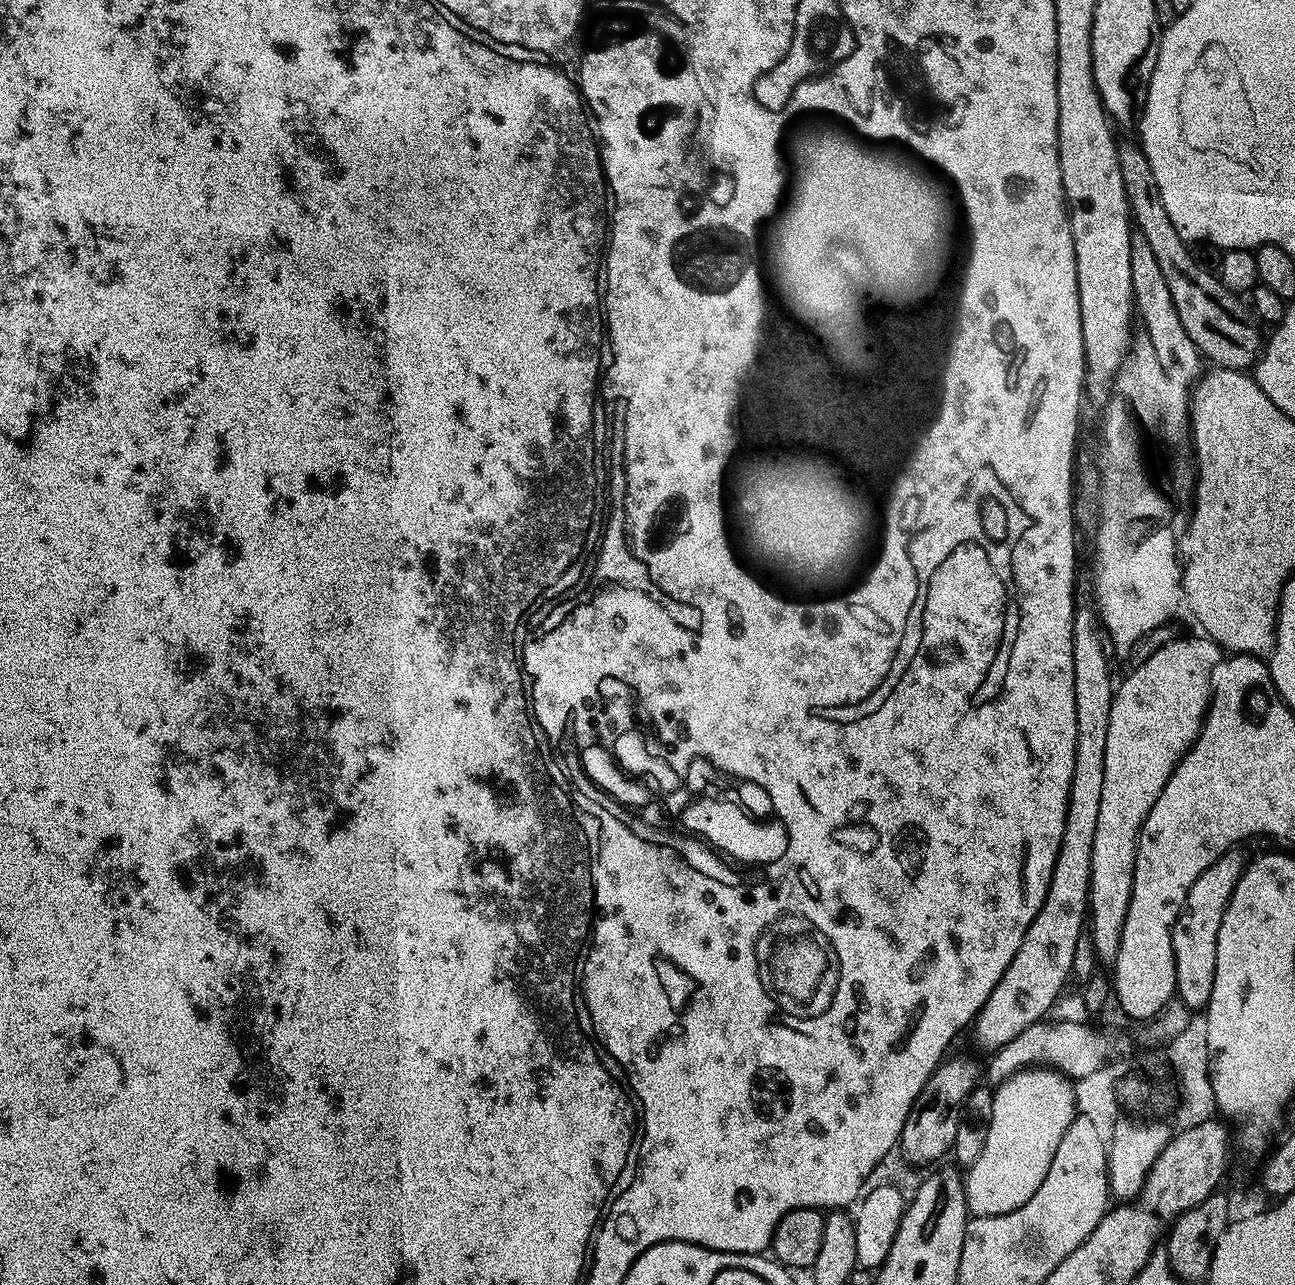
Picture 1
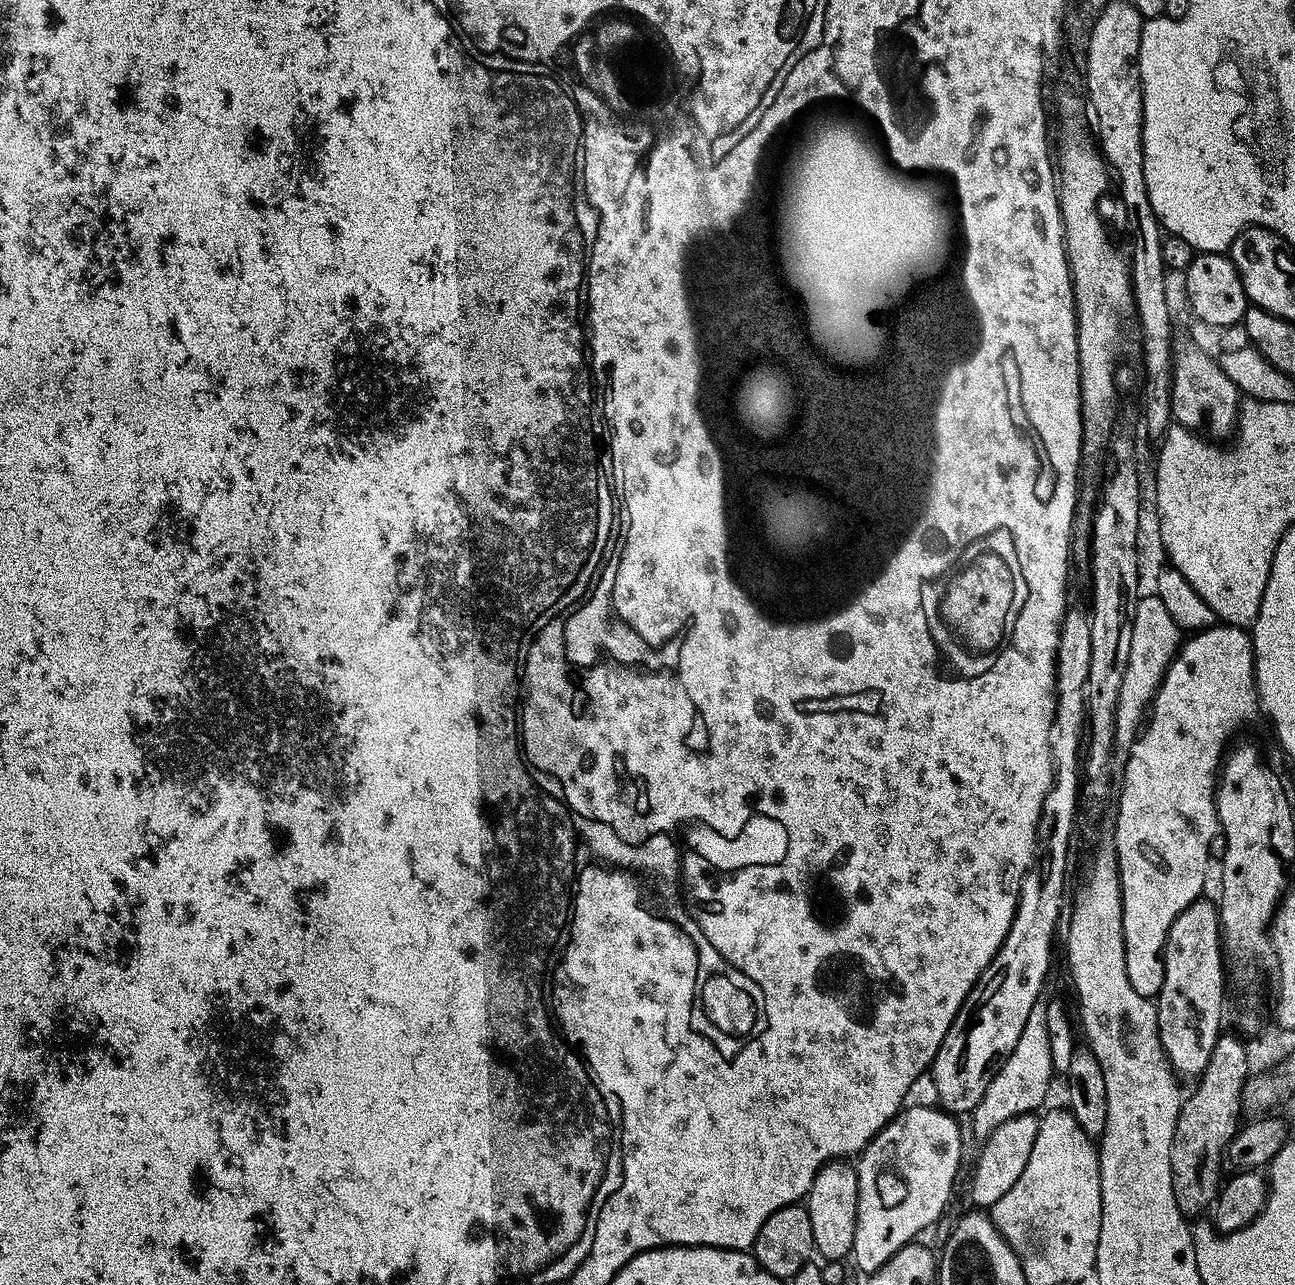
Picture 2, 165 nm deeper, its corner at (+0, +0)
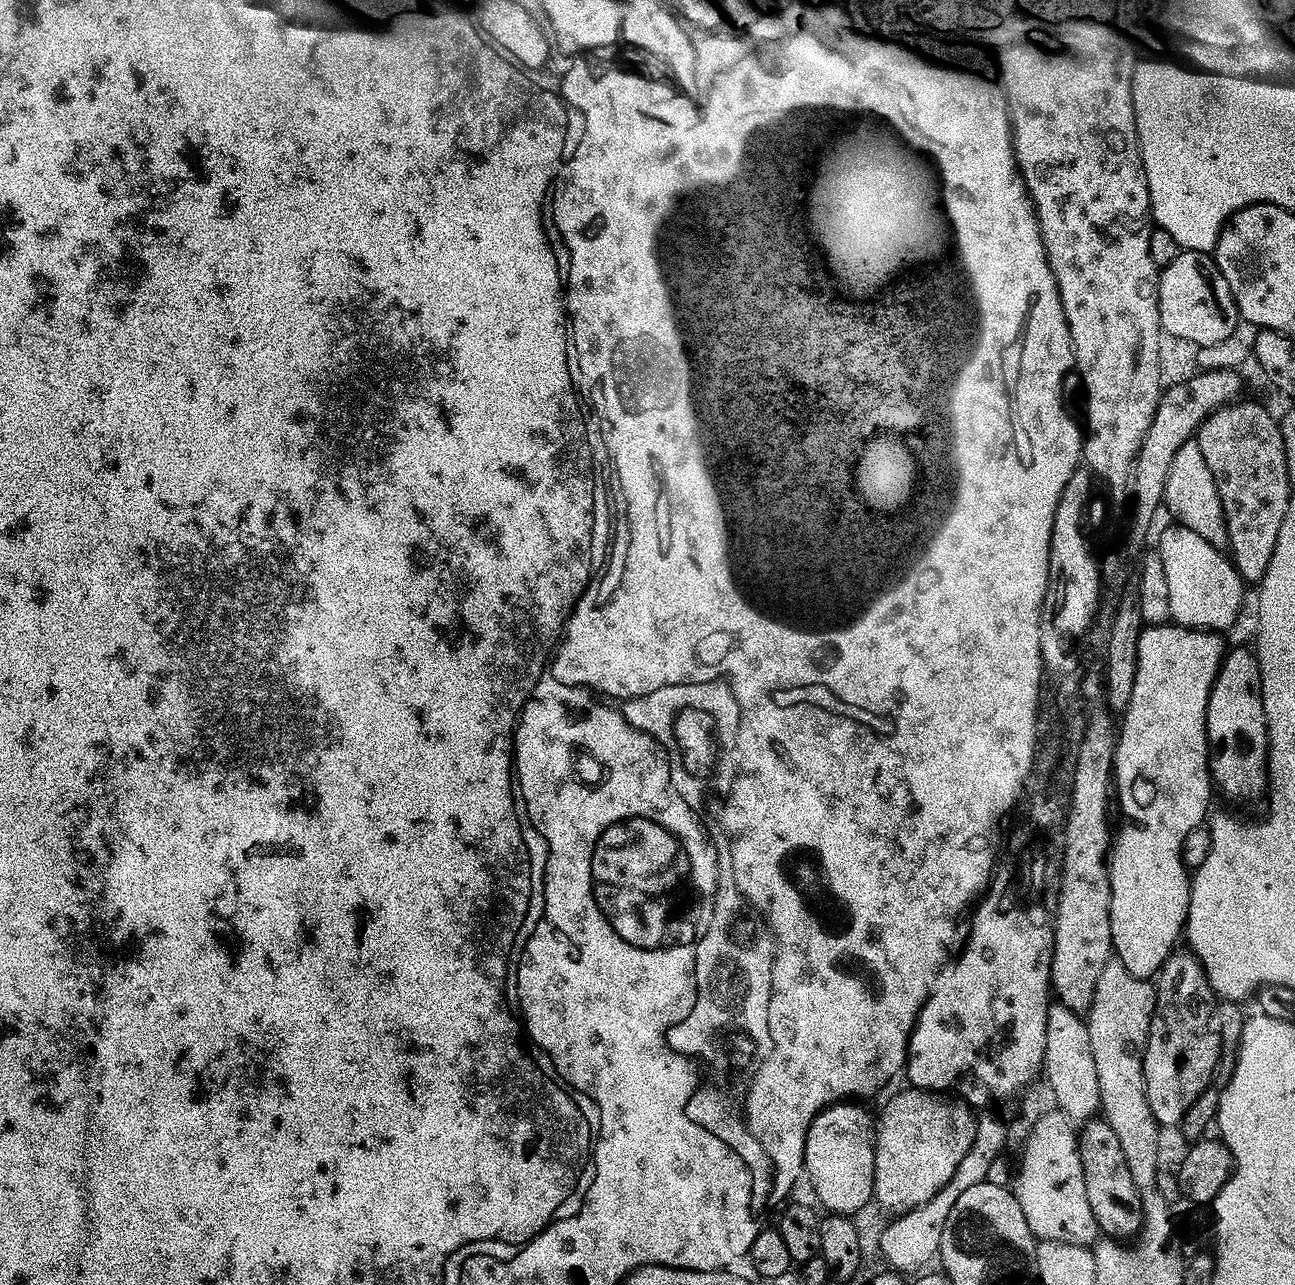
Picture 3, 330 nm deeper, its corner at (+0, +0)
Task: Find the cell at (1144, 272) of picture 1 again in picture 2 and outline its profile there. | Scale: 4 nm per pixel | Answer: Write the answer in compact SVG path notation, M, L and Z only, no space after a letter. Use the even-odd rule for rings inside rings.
M1187 342L1172 353L1172 419L1184 428L1208 438L1233 435L1238 423L1242 393L1215 356L1208 356L1192 342Z

